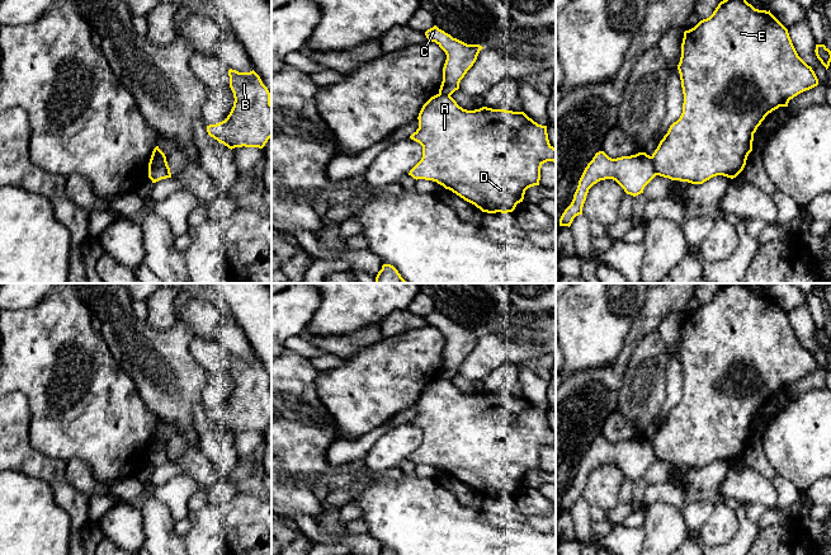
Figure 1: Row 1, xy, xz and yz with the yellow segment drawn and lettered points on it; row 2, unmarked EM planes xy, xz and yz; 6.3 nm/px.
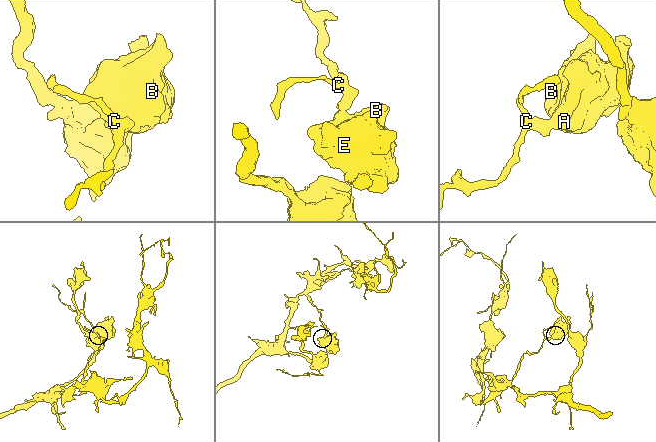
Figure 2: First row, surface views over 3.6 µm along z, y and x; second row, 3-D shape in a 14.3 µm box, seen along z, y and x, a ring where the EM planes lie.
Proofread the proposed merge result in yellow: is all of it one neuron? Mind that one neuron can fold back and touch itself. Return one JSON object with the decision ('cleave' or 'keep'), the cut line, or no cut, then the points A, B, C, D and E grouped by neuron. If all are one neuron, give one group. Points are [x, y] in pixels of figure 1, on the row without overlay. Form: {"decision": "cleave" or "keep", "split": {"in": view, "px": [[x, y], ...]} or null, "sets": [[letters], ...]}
{"decision": "cleave", "split": {"in": "yz", "px": [[650, 441], [656, 459]]}, "sets": [["A", "B", "D", "E"], ["C"]]}

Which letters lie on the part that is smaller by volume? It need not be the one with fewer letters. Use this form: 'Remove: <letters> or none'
Remove: A, B, D, E

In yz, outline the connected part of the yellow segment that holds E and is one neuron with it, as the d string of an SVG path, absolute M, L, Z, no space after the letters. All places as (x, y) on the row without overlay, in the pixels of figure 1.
M724 283L713 298L684 316L677 349L684 378L683 398L652 438L656 460L703 469L713 461L736 462L752 436L754 418L765 401L790 384L818 370L818 363L797 338L788 314L769 296L755 293L746 283Z

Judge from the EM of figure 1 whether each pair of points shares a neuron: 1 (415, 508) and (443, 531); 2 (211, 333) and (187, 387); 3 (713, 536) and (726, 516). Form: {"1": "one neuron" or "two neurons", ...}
{"1": "one neuron", "2": "two neurons", "3": "one neuron"}

